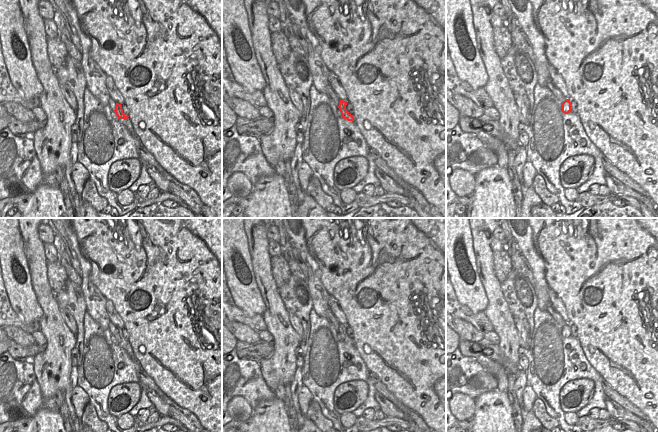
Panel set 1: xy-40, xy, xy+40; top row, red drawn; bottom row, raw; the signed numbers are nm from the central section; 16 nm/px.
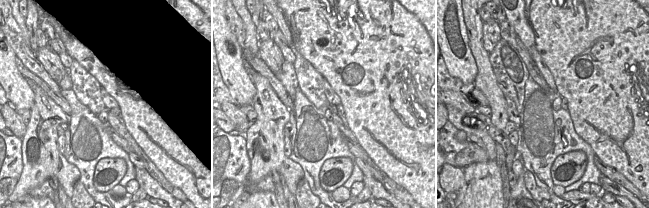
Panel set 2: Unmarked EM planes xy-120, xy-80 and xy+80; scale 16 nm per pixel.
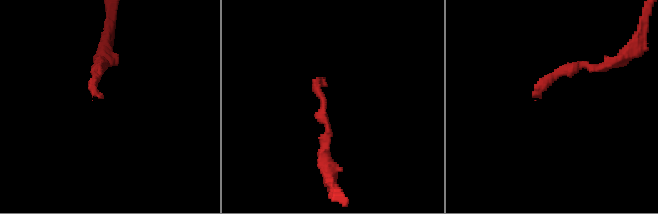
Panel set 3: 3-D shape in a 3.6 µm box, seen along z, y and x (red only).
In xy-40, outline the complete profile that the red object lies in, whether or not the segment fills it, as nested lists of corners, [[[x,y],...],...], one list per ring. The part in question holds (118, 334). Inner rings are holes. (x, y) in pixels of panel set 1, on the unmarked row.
[[[116,327],[115,334],[111,335],[111,341],[113,342],[113,344],[115,344],[116,346],[118,346],[120,342],[124,343],[124,344],[128,344],[129,340],[126,340],[123,337],[122,329]]]

